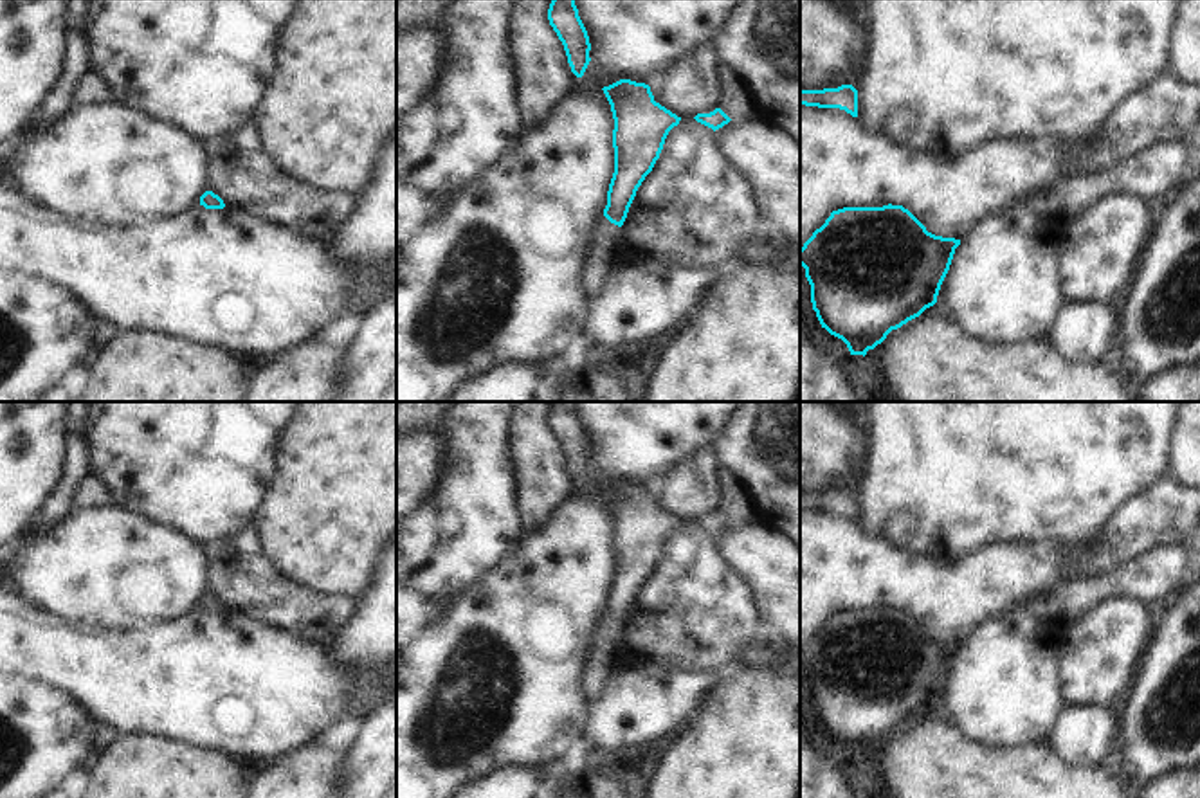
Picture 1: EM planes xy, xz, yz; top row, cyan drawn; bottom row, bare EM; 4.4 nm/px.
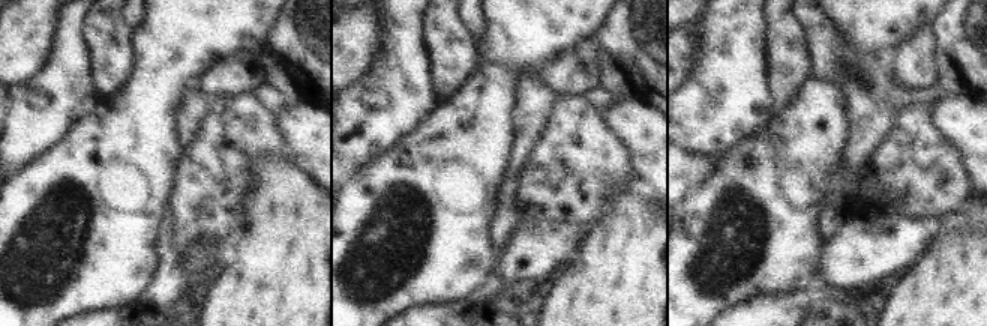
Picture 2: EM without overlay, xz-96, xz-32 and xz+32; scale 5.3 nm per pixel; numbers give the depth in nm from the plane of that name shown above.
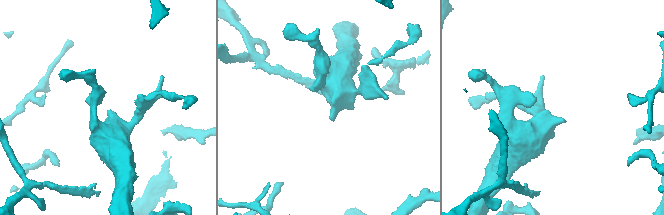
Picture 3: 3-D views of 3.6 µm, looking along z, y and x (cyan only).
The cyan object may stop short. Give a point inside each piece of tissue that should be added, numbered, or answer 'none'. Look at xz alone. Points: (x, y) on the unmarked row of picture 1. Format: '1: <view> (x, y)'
1: xz (602, 654).

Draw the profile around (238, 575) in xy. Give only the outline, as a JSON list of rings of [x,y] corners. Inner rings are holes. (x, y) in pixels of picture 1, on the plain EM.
[[[252,526],[205,544],[204,553],[207,557],[207,594],[218,598],[227,611],[288,630],[321,648],[333,645],[337,632],[355,611],[355,598],[317,594],[279,573],[261,553],[261,542]]]

